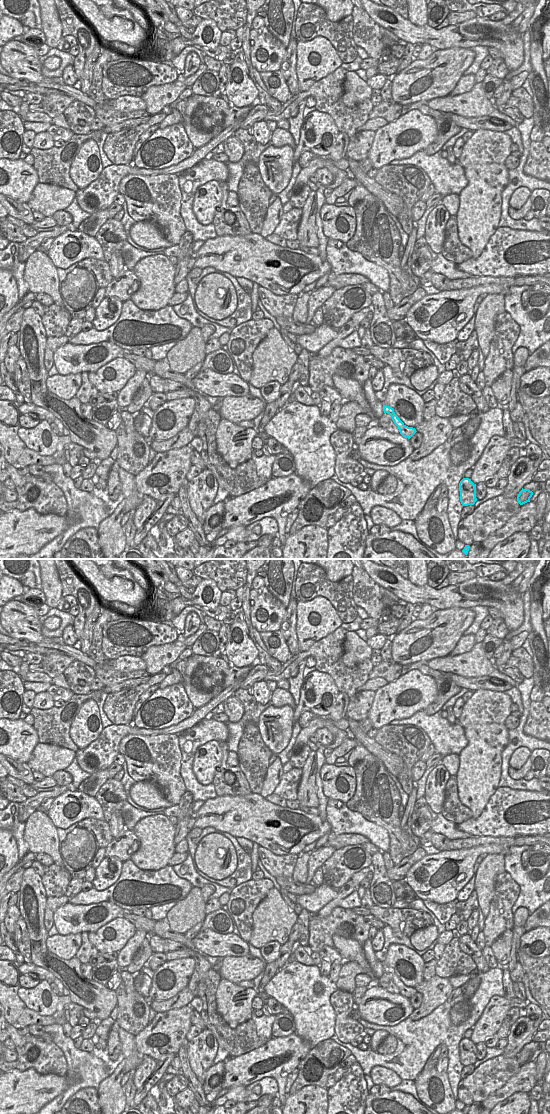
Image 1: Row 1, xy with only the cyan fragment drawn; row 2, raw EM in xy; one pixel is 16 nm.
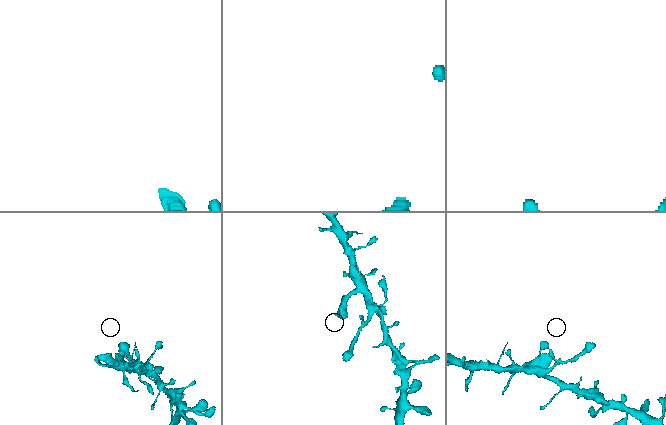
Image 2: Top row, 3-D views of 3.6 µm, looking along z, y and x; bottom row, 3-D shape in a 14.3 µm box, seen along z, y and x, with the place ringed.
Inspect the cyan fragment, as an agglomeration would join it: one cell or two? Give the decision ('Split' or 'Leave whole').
Leave whole.

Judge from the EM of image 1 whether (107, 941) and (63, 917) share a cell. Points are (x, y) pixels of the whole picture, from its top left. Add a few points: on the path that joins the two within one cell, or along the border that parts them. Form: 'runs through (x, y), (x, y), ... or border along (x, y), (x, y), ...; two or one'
border along (111, 921), (108, 921), (94, 931), (88, 932); two

